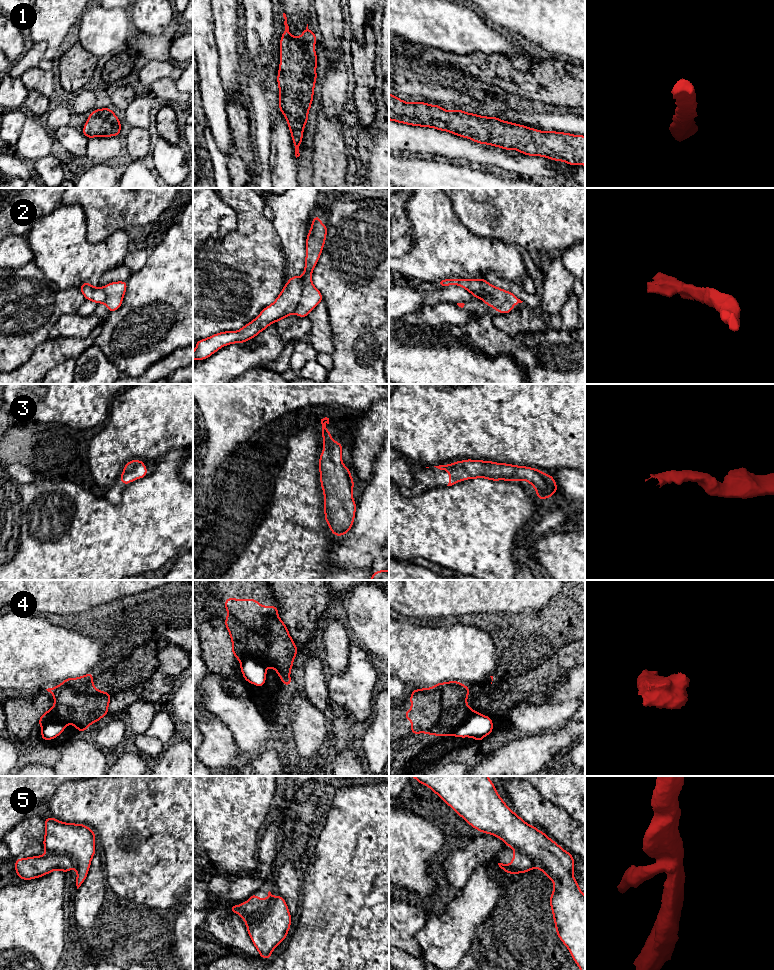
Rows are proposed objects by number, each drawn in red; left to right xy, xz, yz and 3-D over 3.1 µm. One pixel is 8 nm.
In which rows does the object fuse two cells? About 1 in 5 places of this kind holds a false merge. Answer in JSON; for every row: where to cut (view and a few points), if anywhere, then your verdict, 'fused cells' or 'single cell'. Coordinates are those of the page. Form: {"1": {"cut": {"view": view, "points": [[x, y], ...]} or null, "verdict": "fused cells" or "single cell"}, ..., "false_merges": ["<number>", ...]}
{"1": {"cut": null, "verdict": "single cell"}, "2": {"cut": {"view": "xz", "points": [[303, 278], [299, 302], [293, 312]]}, "verdict": "fused cells"}, "3": {"cut": null, "verdict": "single cell"}, "4": {"cut": {"view": "yz", "points": [[477, 712], [470, 715], [451, 734]]}, "verdict": "fused cells"}, "5": {"cut": {"view": "xz", "points": [[274, 897], [260, 915], [246, 923]]}, "verdict": "fused cells"}, "false_merges": ["2", "4", "5"]}

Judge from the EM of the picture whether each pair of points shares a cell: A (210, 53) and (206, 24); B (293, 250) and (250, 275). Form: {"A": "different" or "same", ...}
{"A": "same", "B": "different"}

